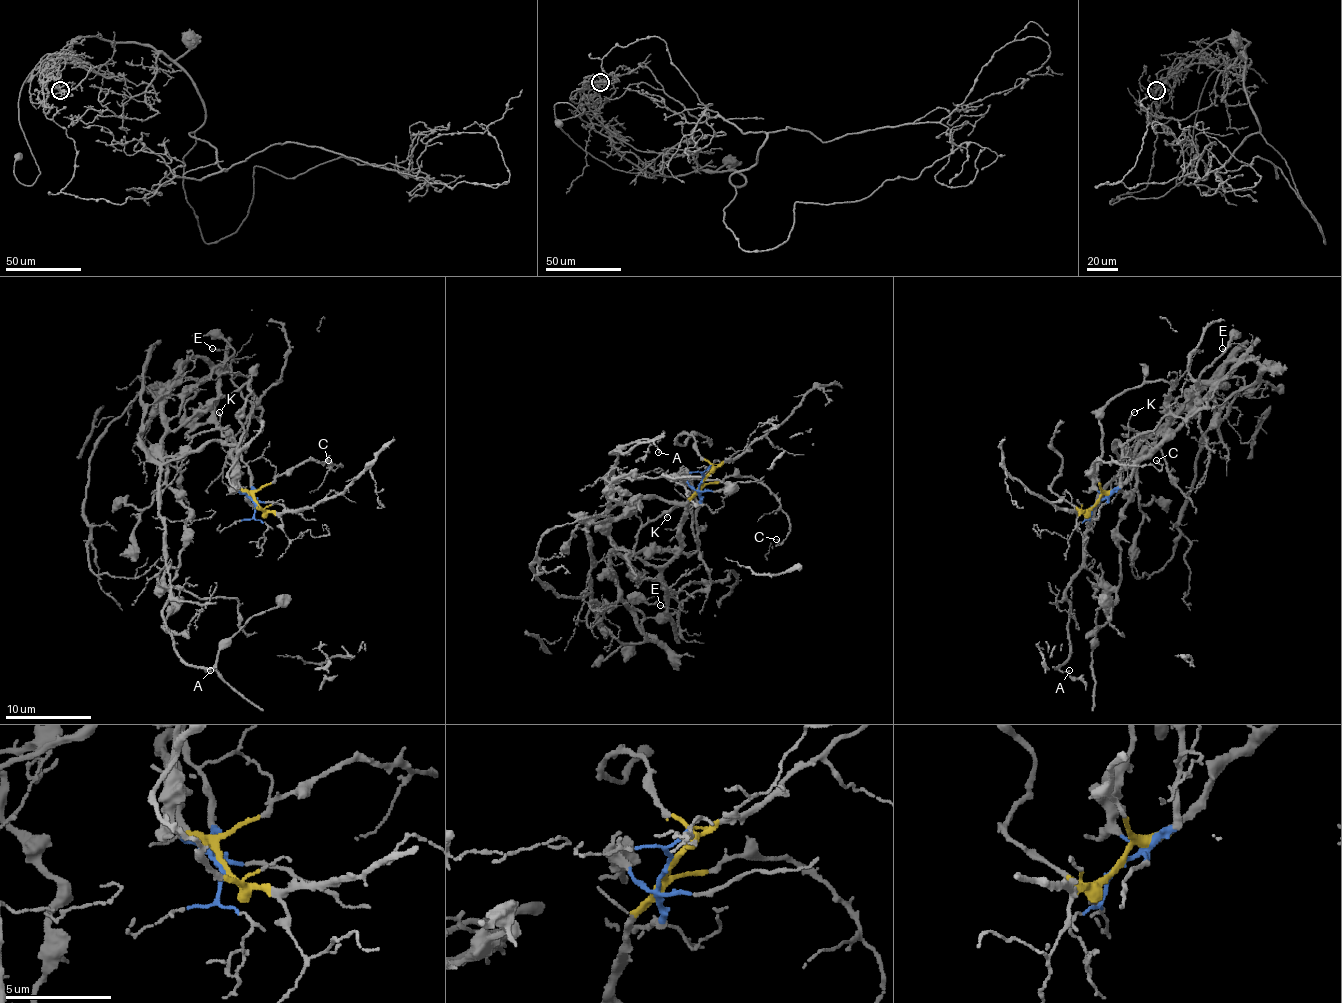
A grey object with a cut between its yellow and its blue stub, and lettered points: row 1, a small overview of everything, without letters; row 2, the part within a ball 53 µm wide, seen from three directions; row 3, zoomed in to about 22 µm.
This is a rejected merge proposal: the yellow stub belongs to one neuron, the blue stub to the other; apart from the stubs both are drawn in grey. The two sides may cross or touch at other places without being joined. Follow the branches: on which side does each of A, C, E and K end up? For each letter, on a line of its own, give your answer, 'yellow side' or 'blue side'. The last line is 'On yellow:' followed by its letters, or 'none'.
A: blue side
C: yellow side
E: yellow side
K: yellow side
On yellow: C, E, K

